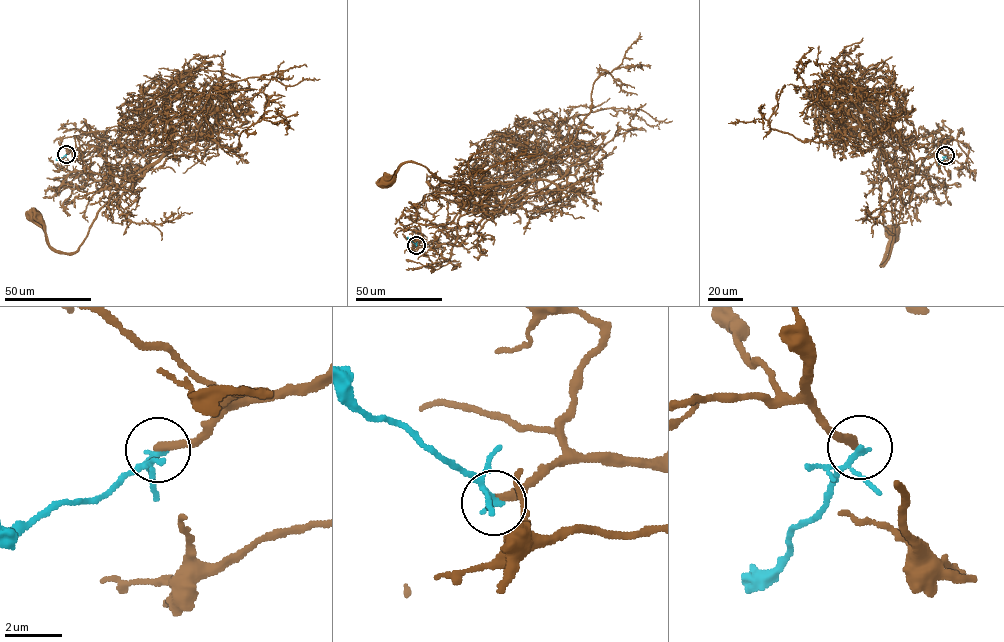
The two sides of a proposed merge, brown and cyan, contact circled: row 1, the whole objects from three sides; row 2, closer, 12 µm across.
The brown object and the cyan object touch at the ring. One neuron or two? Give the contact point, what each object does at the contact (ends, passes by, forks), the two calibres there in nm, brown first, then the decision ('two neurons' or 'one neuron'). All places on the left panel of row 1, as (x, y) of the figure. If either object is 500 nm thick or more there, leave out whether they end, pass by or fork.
(66, 154) | brown ends | cyan passes by | 280/180 nm | two neurons

